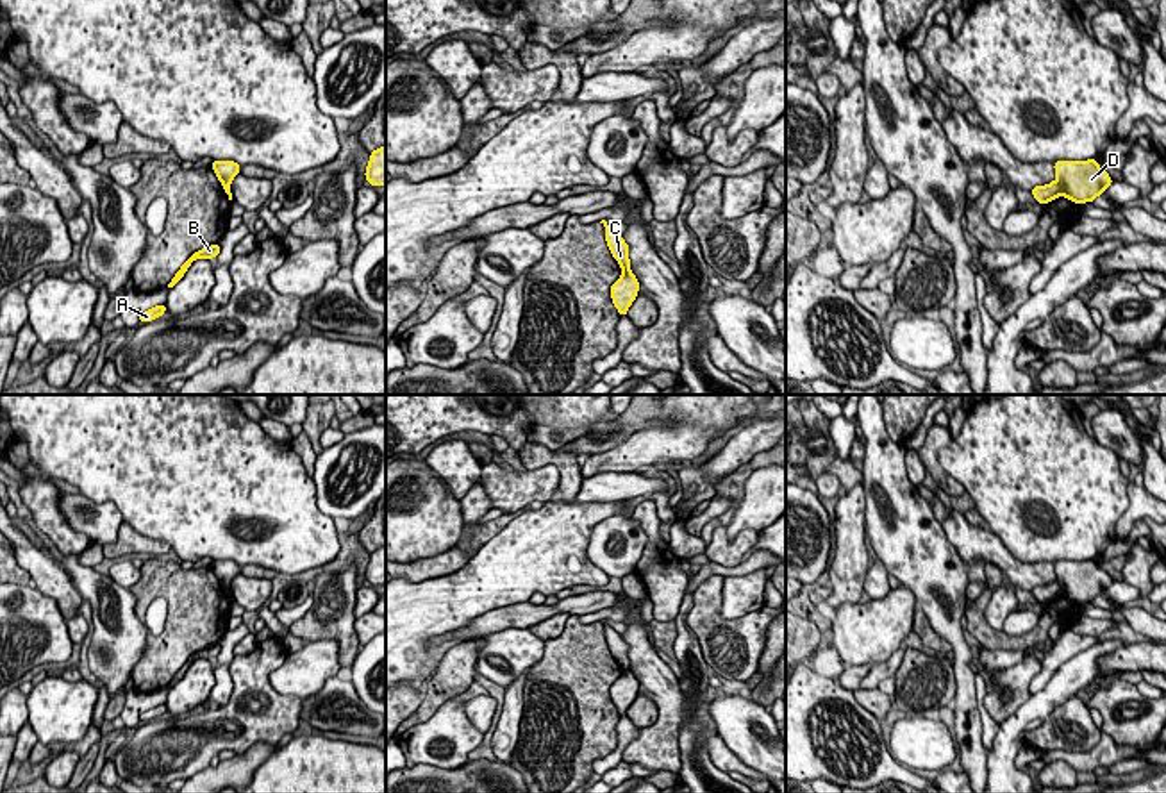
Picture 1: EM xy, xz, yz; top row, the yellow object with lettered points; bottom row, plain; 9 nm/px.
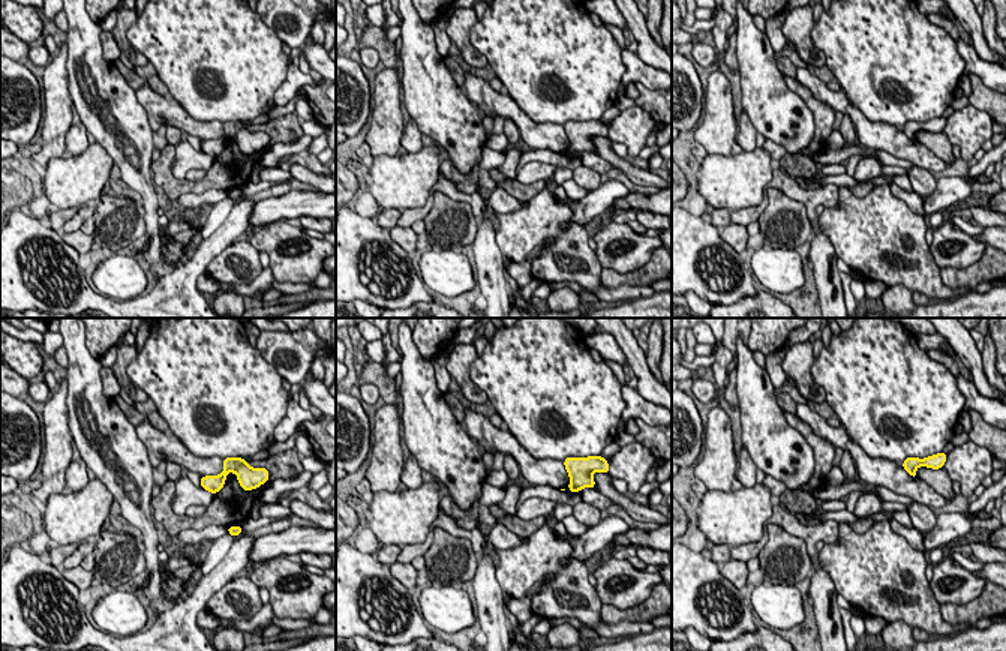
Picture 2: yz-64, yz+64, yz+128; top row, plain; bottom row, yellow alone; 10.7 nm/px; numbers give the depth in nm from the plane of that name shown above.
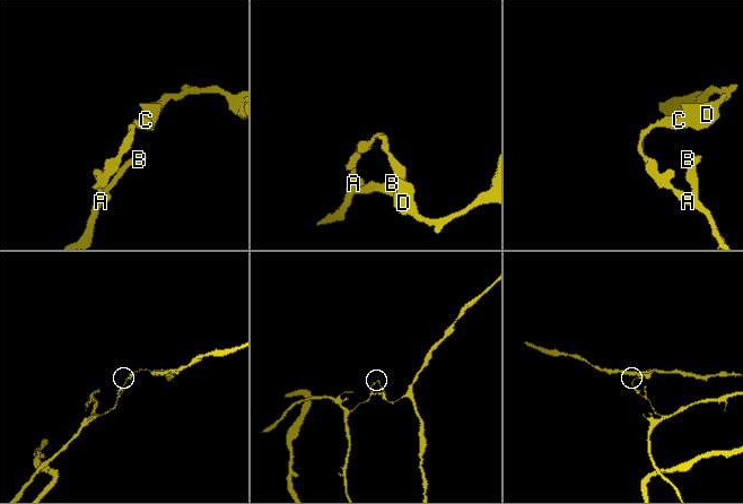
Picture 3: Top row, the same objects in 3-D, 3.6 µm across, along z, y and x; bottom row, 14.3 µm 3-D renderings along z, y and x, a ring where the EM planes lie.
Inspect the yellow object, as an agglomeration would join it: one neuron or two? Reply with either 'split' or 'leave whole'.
split

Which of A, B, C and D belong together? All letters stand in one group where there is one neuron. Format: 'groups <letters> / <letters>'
groups A B C / D

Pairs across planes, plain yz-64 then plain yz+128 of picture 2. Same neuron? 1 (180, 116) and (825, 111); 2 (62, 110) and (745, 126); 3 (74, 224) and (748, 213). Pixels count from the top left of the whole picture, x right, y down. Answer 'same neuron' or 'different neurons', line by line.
1: different neurons
2: different neurons
3: same neuron

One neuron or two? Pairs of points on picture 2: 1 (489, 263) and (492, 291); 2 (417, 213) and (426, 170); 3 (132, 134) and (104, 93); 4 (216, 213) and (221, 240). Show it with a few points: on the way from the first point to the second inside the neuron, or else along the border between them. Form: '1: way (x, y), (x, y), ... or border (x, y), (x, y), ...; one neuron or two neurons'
1: way (489, 270), (492, 284); one neuron
2: border (438, 177), (422, 206), (402, 210); two neurons
3: way (122, 123), (110, 111), (108, 104); one neuron
4: border (234, 204), (228, 216), (203, 239); two neurons

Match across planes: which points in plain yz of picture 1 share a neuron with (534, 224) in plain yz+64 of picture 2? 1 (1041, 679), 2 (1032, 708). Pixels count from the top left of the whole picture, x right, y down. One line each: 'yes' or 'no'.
1: no
2: no

